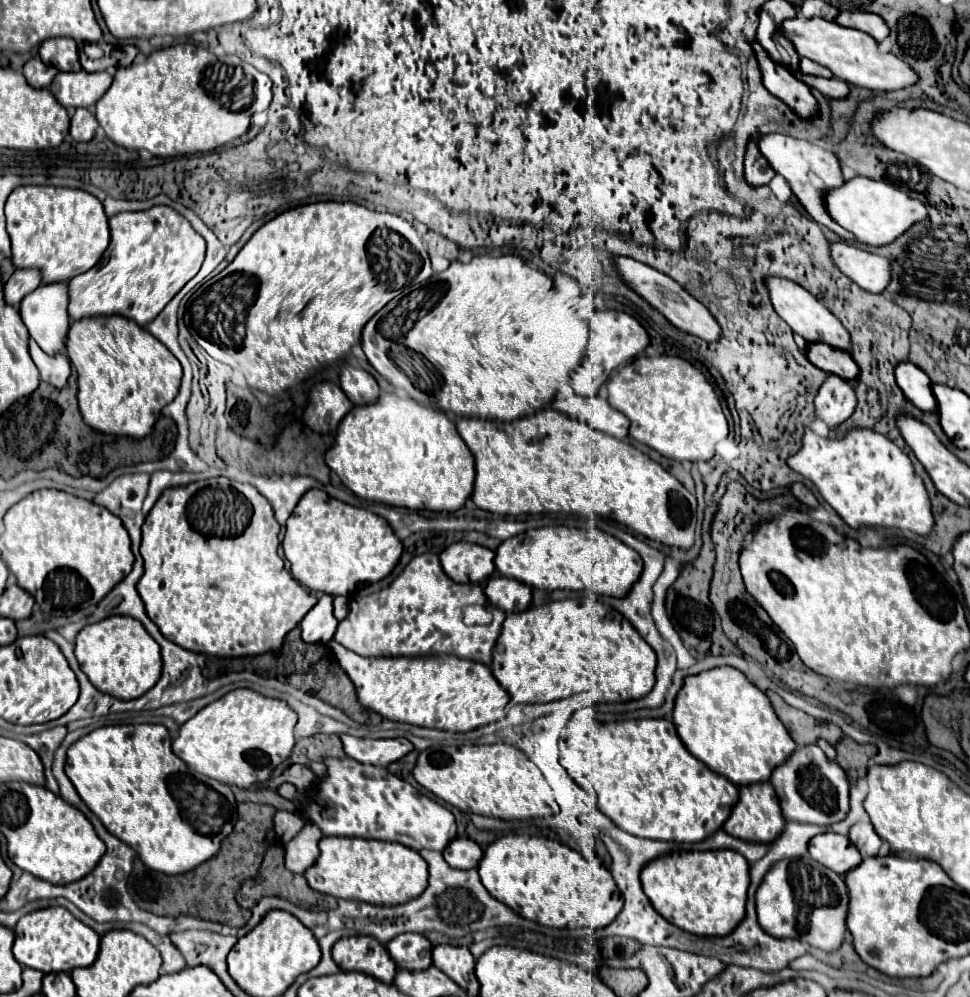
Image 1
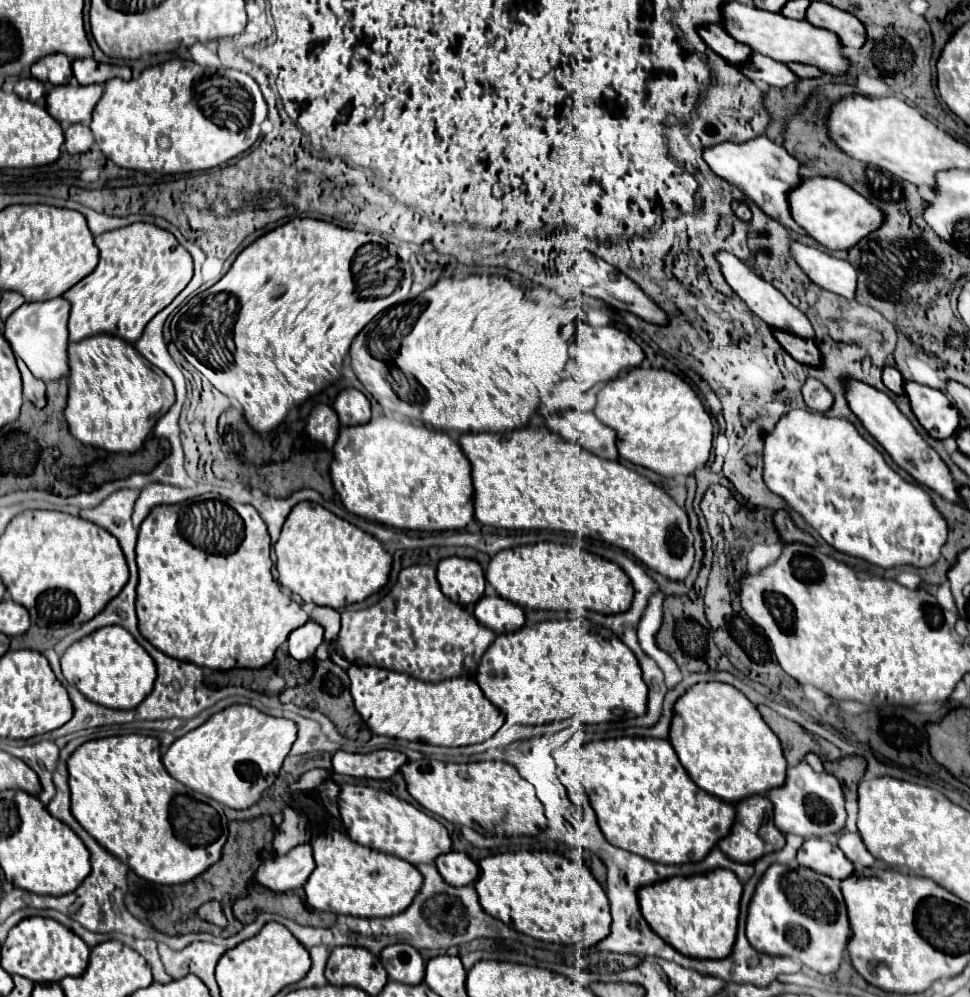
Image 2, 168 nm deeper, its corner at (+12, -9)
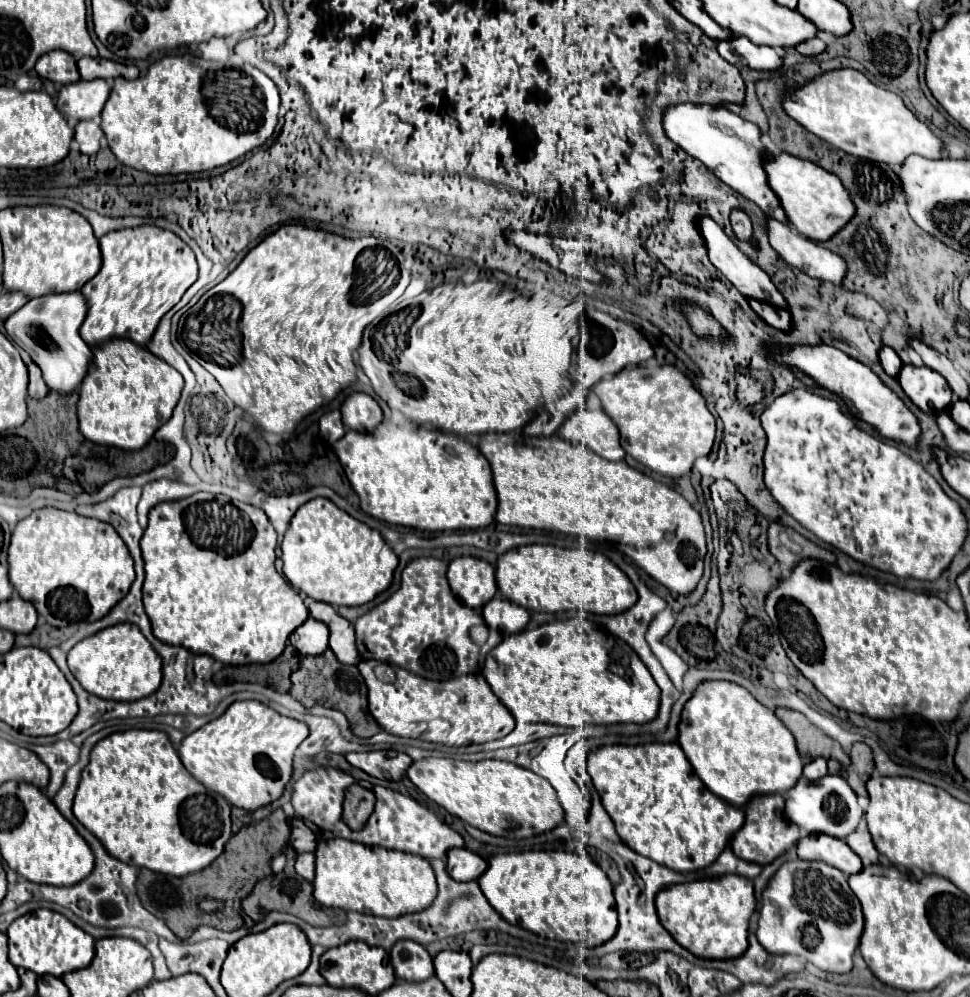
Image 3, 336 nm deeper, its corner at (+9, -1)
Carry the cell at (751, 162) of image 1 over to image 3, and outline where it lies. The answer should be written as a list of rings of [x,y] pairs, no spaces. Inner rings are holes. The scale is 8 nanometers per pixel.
[[[733,210],[731,212],[731,228],[733,228],[733,234],[737,240],[749,240],[753,230],[751,230],[751,220],[745,212],[741,210]]]

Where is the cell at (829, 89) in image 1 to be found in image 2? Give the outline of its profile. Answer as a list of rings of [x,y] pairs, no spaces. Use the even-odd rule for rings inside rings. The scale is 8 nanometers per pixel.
[[[752,54],[750,66],[740,70],[754,82],[758,84],[768,84],[768,86],[788,86],[796,84],[798,76],[782,62],[774,62],[772,58],[766,58],[762,54]]]

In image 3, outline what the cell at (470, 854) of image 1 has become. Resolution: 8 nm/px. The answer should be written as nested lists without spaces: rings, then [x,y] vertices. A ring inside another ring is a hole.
[[[453,848],[447,852],[447,872],[457,882],[477,880],[485,870],[487,862],[467,848]]]

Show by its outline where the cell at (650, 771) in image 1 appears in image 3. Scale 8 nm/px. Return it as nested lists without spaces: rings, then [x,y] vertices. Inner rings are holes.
[[[675,742],[643,746],[601,746],[591,750],[587,768],[621,840],[629,848],[637,850],[637,854],[647,856],[675,872],[695,872],[713,864],[727,848],[733,834],[745,822],[745,812],[741,808],[733,808],[729,802],[721,800],[705,788],[689,764],[685,752]]]

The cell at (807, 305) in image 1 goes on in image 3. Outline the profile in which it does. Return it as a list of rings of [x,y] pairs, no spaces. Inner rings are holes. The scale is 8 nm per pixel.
[[[701,216],[699,218],[699,232],[707,244],[707,250],[709,250],[709,260],[711,264],[747,298],[755,298],[755,300],[761,300],[761,302],[767,302],[767,304],[773,304],[775,308],[787,308],[783,296],[777,292],[775,284],[769,280],[769,276],[757,266],[753,264],[737,246],[735,242],[723,232],[723,228],[709,216]]]

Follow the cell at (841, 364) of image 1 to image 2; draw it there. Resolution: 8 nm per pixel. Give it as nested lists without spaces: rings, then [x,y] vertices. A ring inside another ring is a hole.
[[[774,332],[774,336],[780,342],[780,346],[800,364],[812,368],[822,366],[822,354],[814,342],[798,340],[798,336],[786,336],[786,332]]]

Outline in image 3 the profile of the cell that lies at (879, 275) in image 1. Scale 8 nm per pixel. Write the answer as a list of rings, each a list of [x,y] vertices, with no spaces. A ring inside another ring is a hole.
[[[767,218],[767,236],[773,250],[787,264],[801,268],[805,274],[833,284],[839,284],[841,276],[845,276],[845,262],[841,256],[805,236],[793,234],[789,224]]]

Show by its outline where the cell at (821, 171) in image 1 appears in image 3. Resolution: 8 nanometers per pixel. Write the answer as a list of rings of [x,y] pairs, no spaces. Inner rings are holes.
[[[685,102],[667,106],[663,110],[663,130],[671,142],[675,142],[695,160],[703,162],[707,170],[713,172],[721,182],[729,184],[737,194],[755,202],[765,212],[765,216],[785,220],[785,212],[781,212],[781,204],[777,202],[777,196],[773,196],[765,180],[765,170],[761,168],[761,154],[765,152],[765,146],[761,144],[761,132],[753,122],[733,114],[725,106]]]

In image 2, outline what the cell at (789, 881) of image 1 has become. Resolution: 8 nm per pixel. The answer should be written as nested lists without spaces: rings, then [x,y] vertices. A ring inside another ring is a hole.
[[[772,864],[750,900],[746,938],[762,954],[800,960],[820,974],[836,972],[850,938],[840,880],[832,880],[802,866],[790,868],[784,864]]]

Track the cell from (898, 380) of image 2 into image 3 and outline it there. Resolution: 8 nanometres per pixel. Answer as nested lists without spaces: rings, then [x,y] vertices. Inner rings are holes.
[[[883,346],[883,348],[879,350],[879,362],[881,362],[883,370],[885,370],[889,376],[893,376],[893,378],[899,374],[899,370],[901,370],[901,366],[903,366],[901,358],[897,356],[897,352],[895,352],[893,348],[889,348],[889,346]]]

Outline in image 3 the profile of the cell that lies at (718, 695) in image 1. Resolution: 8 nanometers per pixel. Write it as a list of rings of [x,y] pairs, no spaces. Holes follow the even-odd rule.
[[[705,682],[685,704],[678,725],[679,746],[703,784],[735,808],[745,808],[753,796],[785,794],[803,774],[803,762],[793,734],[773,710],[759,704],[743,686]]]

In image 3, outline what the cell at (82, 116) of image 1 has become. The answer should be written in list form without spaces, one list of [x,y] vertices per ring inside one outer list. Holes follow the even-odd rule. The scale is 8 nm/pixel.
[[[101,116],[99,118],[93,118],[93,120],[83,120],[83,122],[77,122],[75,126],[75,140],[79,144],[79,150],[87,156],[91,154],[97,154],[99,152],[99,142],[101,142],[101,136],[103,136],[103,130],[101,130]]]

